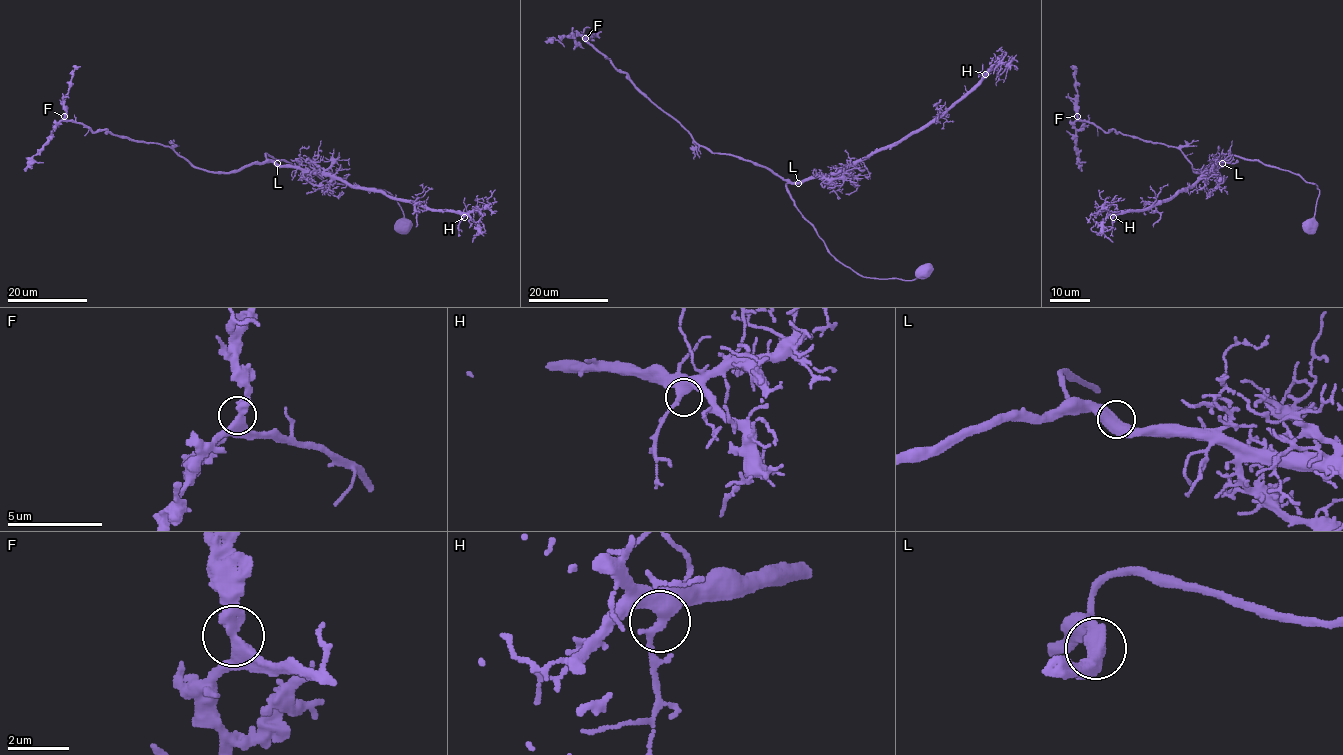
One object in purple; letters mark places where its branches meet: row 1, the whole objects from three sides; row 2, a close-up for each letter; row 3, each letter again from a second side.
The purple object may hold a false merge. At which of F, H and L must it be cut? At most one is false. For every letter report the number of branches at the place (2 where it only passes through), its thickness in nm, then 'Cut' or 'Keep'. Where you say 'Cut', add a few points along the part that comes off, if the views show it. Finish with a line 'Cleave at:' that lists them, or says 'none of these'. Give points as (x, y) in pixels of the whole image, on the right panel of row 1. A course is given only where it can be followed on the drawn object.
F: Branches: 3. Thickness 360 nm. Keep
H: Branches: 3. Thickness 400 nm. Keep
L: Branches: 2. Thickness 550 nm. Keep
Cleave at: none of these

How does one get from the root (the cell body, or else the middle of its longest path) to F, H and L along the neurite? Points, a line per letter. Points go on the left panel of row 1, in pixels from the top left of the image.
F: (404, 224), (399, 203), (380, 189), (331, 183), (268, 154), (239, 170), (197, 169), (171, 147), (64, 116)
H: (404, 224), (399, 203), (386, 191), (331, 183), (266, 154), (281, 166), (323, 172), (464, 217)
L: (404, 224), (399, 203), (386, 191), (331, 183), (266, 154), (277, 164)

